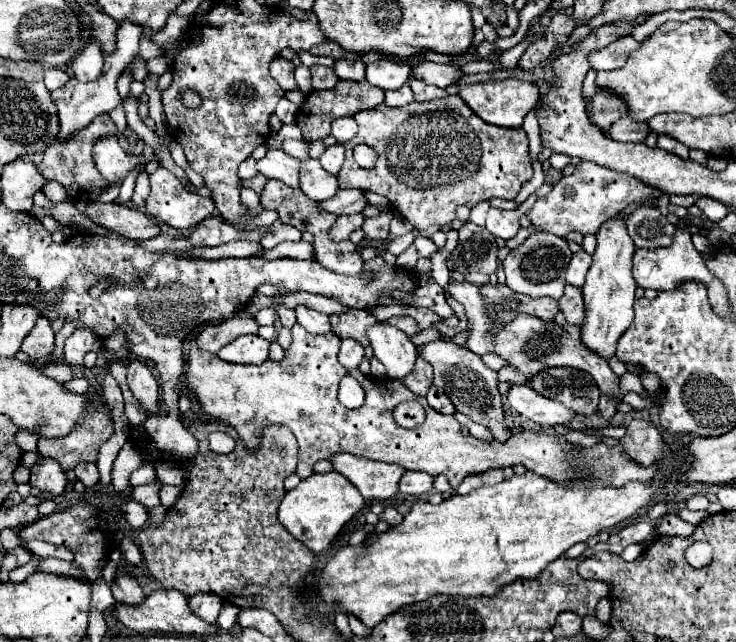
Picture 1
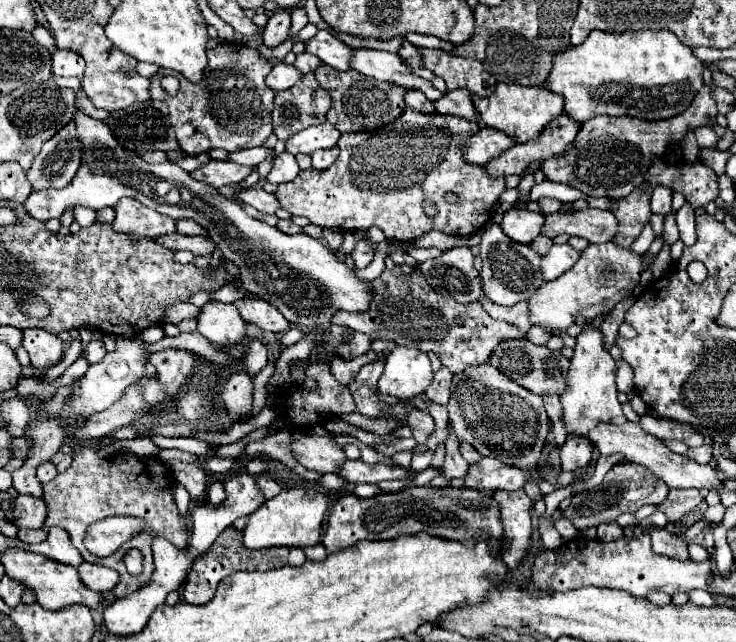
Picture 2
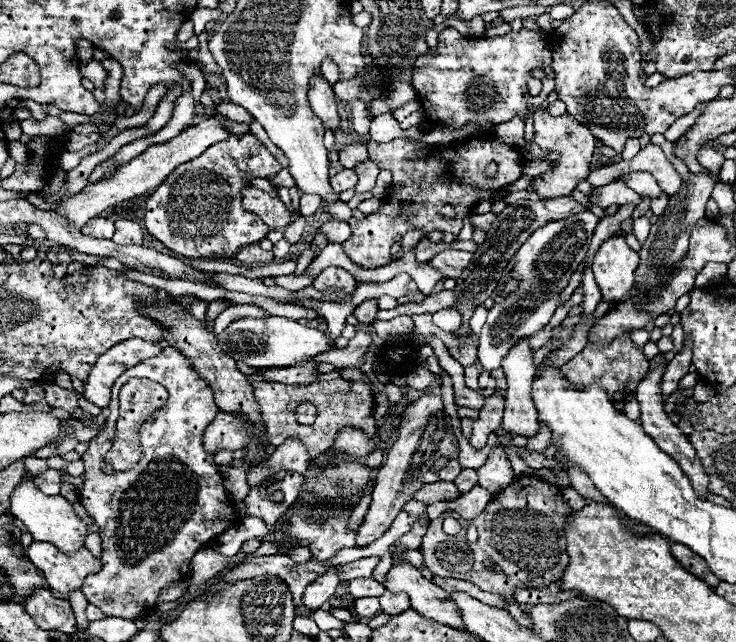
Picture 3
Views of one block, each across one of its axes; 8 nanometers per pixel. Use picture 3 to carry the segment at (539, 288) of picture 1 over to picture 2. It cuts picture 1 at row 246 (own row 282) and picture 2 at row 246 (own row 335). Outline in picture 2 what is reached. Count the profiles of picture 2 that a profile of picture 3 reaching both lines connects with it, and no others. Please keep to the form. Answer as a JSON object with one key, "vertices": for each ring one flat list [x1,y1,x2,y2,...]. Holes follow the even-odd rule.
{"vertices":[[488,222,480,230,482,242,480,242,480,254,482,254,482,290,488,300,500,306,514,306,522,300,530,300,532,294,544,284,542,272,540,272,540,260,542,256,534,250,532,244,520,244,508,238,502,228,496,222]]}

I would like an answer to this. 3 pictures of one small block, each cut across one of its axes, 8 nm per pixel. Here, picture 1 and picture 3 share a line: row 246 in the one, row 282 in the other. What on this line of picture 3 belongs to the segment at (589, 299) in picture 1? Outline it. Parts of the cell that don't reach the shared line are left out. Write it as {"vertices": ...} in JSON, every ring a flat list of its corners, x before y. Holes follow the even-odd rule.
{"vertices":[[624,236,602,242,592,258,592,272,604,302,620,302,634,288,638,254,626,244]]}

